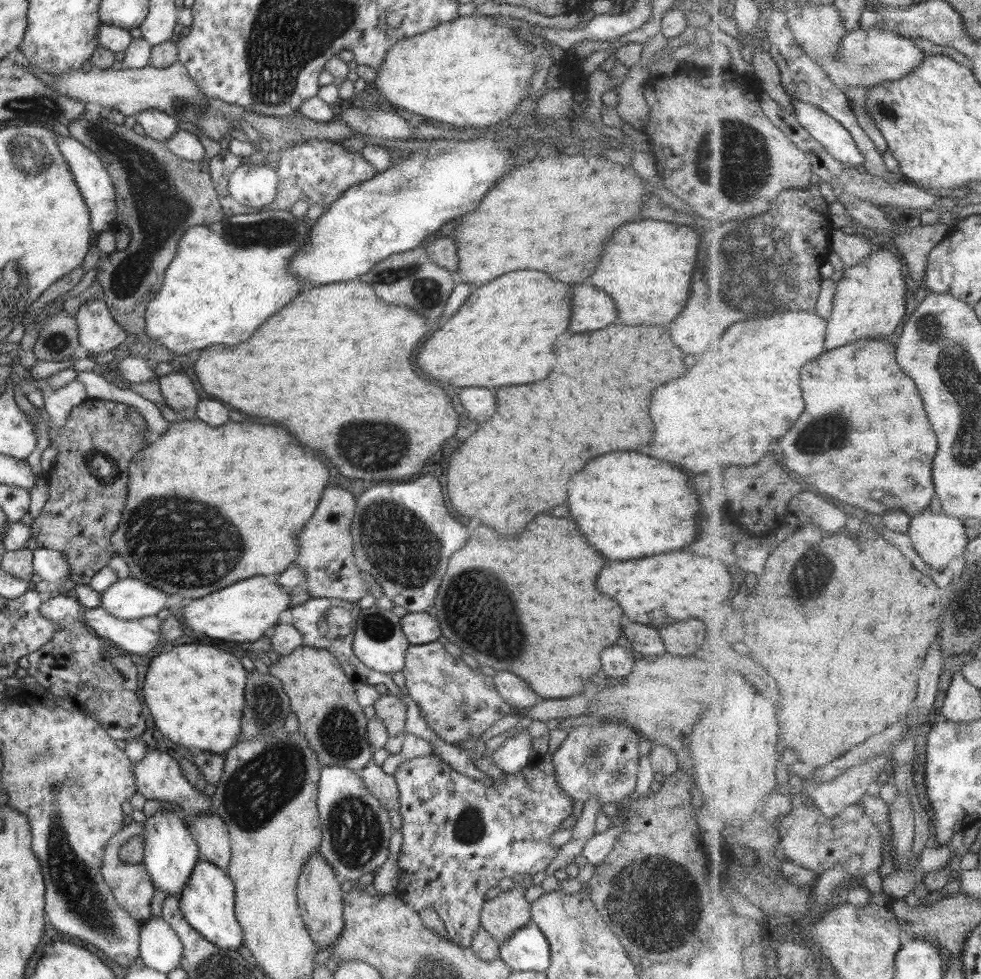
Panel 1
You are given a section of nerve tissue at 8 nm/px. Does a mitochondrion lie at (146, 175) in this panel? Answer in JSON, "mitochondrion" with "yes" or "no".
{"mitochondrion":"yes"}

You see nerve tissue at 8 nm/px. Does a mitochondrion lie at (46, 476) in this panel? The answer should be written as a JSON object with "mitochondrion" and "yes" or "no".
{"mitochondrion":"no"}

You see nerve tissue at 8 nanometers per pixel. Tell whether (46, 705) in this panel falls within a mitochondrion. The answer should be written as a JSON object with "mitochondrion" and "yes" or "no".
{"mitochondrion":"no"}

